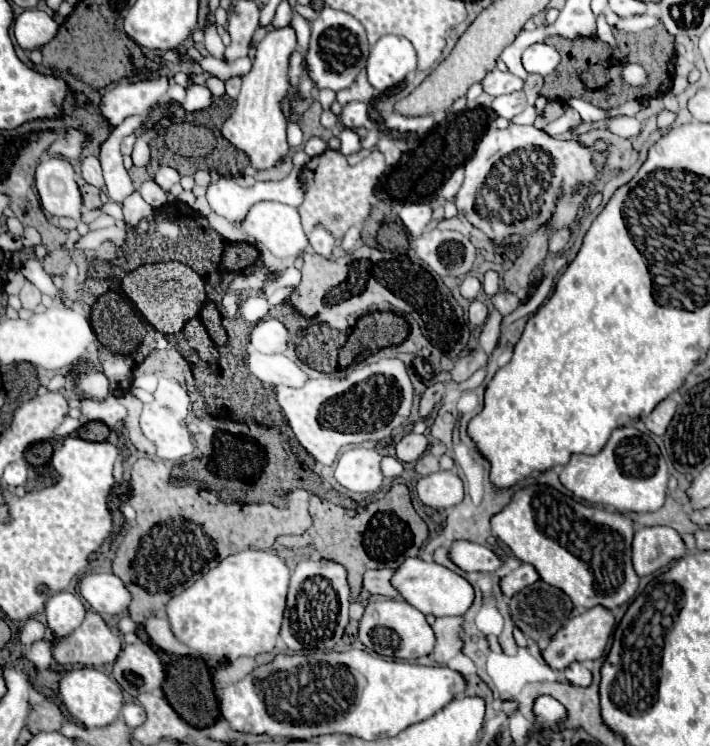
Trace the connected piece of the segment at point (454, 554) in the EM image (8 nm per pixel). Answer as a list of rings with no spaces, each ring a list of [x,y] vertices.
[[[453,541],[449,559],[463,571],[497,571],[501,567],[501,559],[489,547],[471,541]]]

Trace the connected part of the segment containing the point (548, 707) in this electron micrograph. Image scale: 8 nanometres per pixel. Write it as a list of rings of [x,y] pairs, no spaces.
[[[543,695],[543,697],[539,697],[537,701],[535,701],[535,715],[537,715],[537,723],[541,725],[541,727],[557,727],[557,725],[561,725],[561,721],[565,719],[565,715],[567,715],[567,711],[565,711],[565,707],[559,703],[559,701],[555,701],[553,697],[549,697],[549,695]]]

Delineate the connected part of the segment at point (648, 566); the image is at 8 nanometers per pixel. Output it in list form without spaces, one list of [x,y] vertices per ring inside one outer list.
[[[643,527],[633,537],[633,567],[639,577],[681,559],[687,553],[681,535],[671,527]]]

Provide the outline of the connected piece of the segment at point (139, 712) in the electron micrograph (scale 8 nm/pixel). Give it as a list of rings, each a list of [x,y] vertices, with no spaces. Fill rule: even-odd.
[[[125,703],[121,715],[129,727],[139,727],[145,721],[145,709],[139,703]]]

